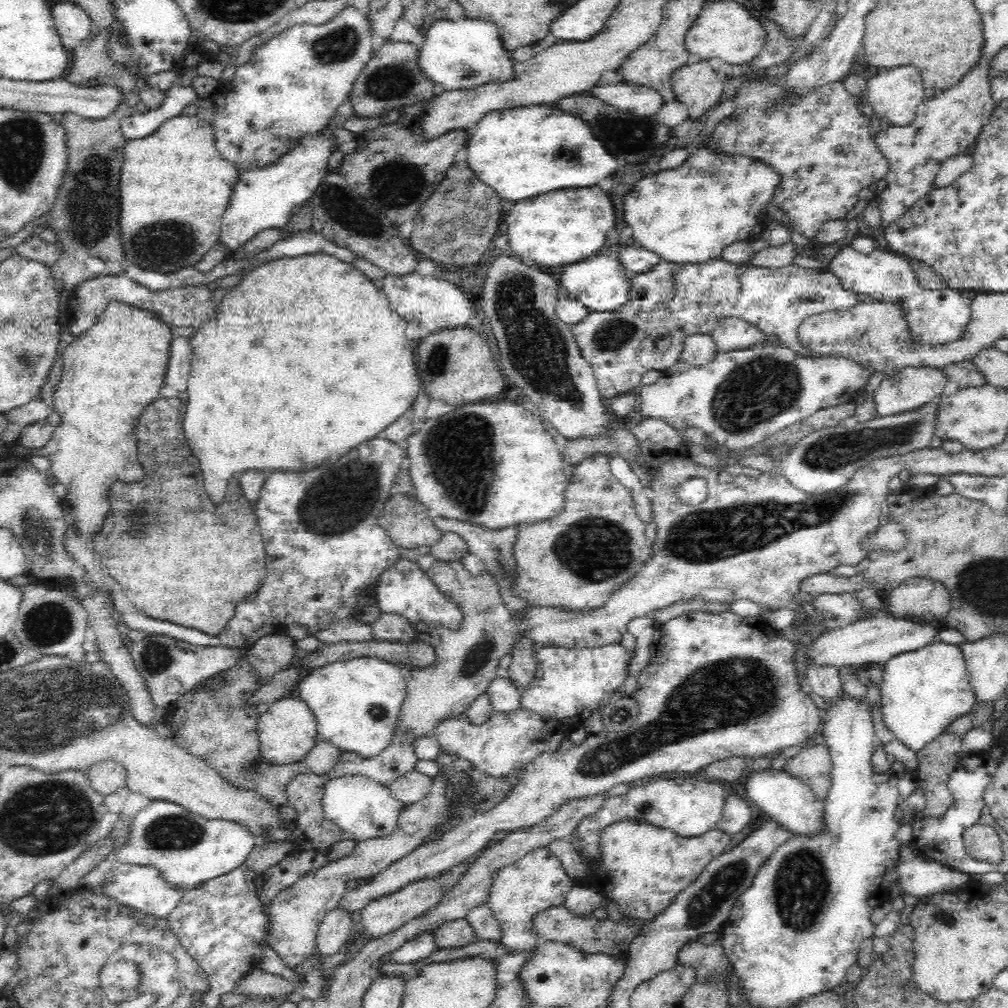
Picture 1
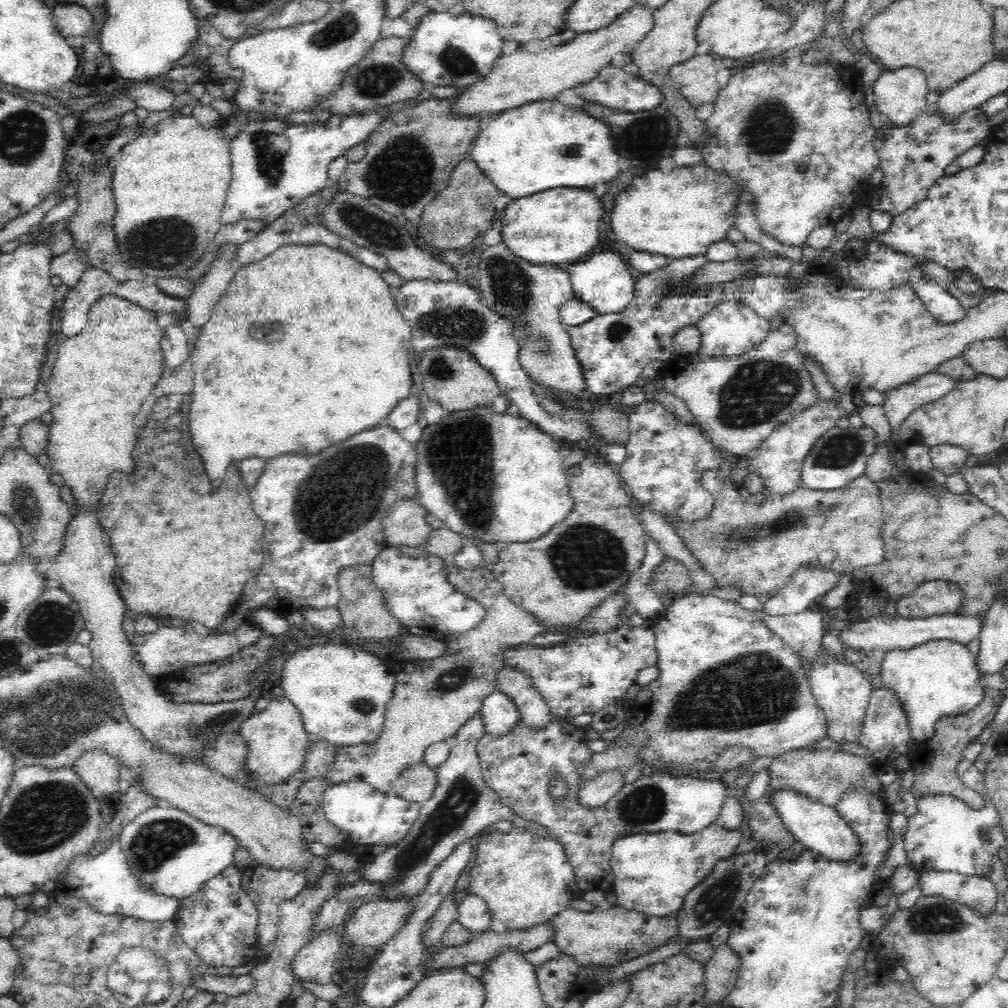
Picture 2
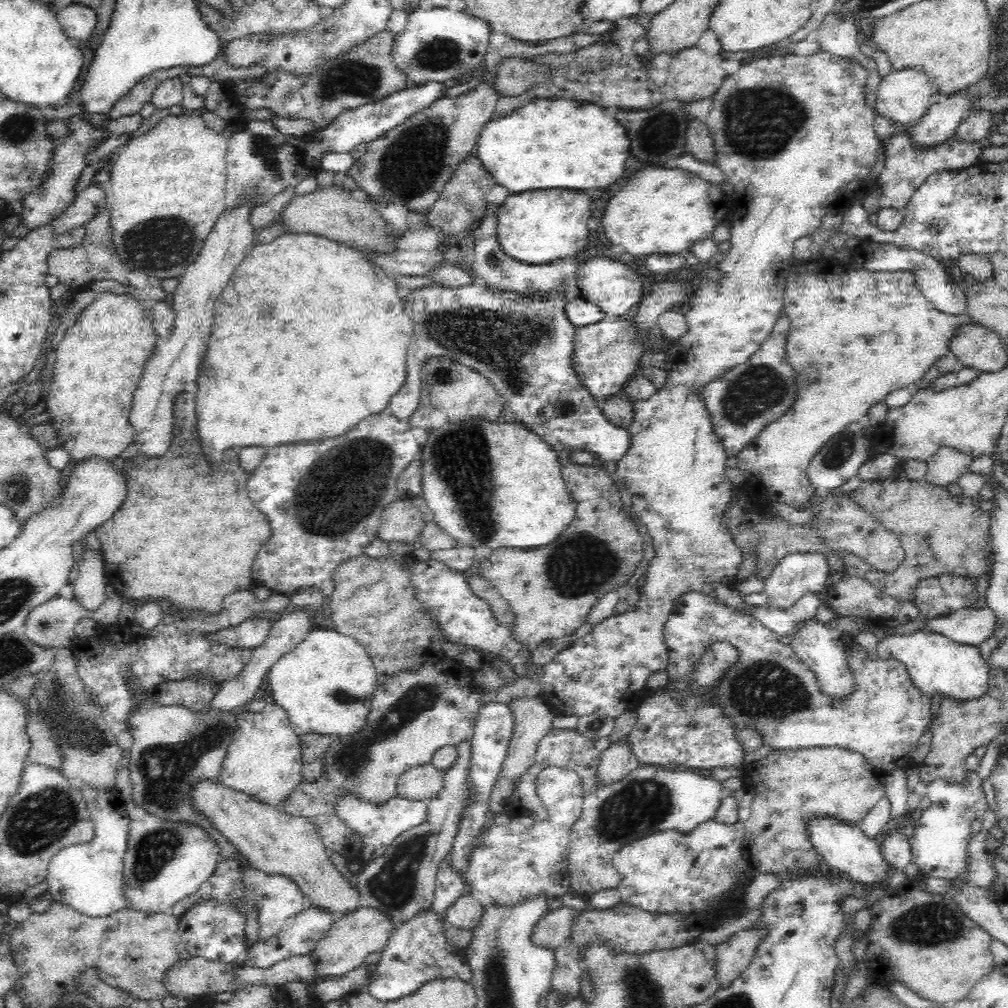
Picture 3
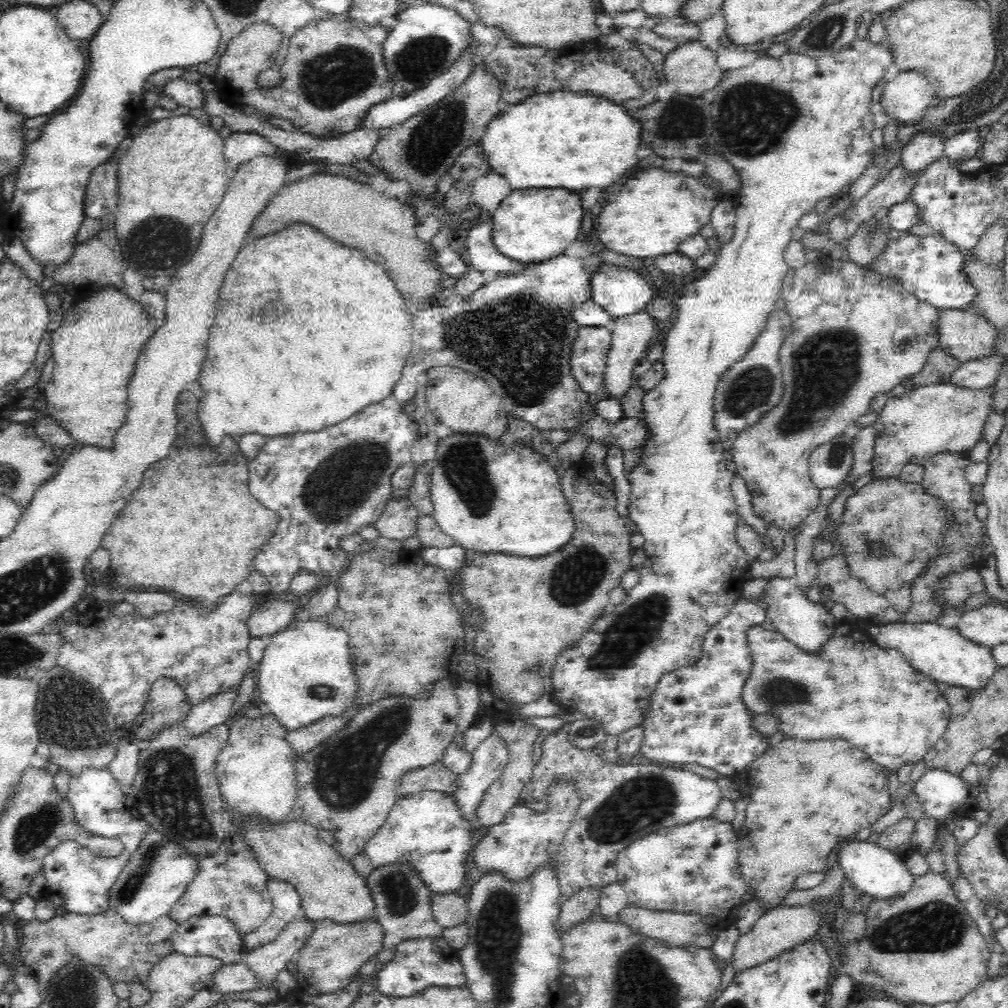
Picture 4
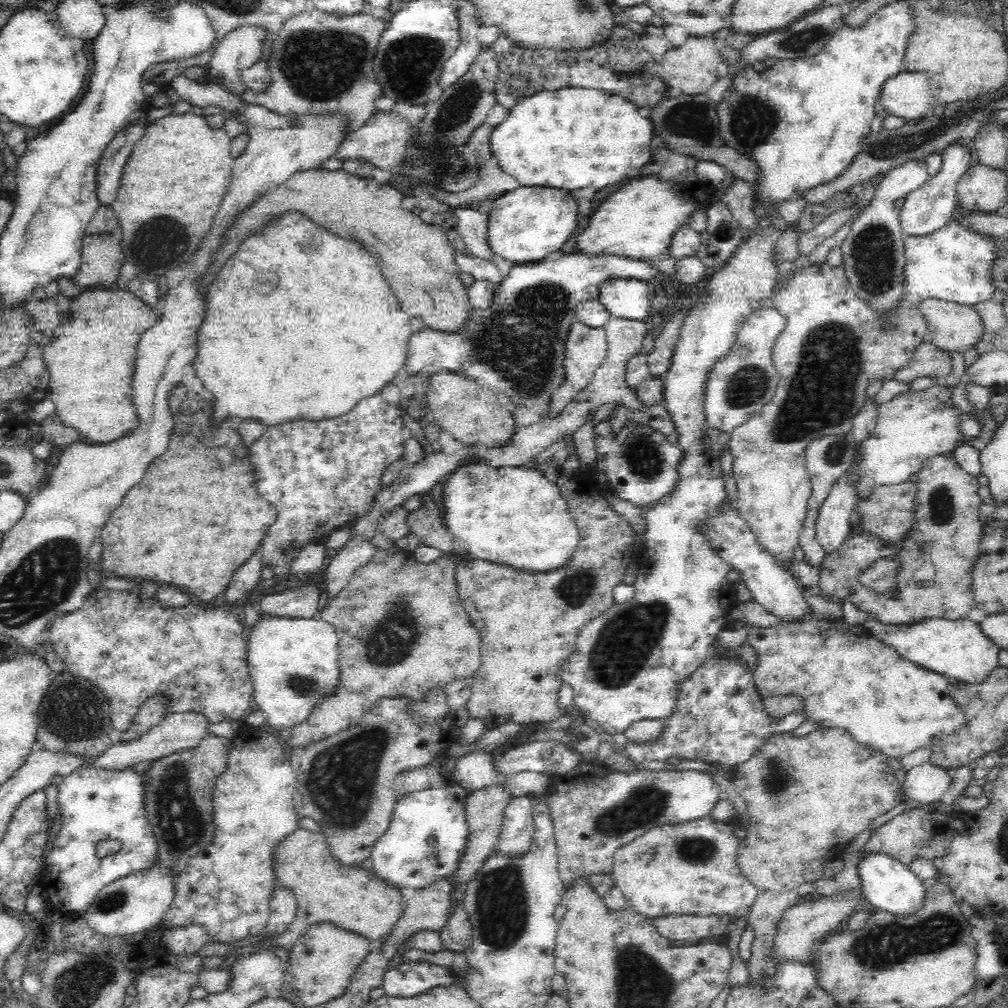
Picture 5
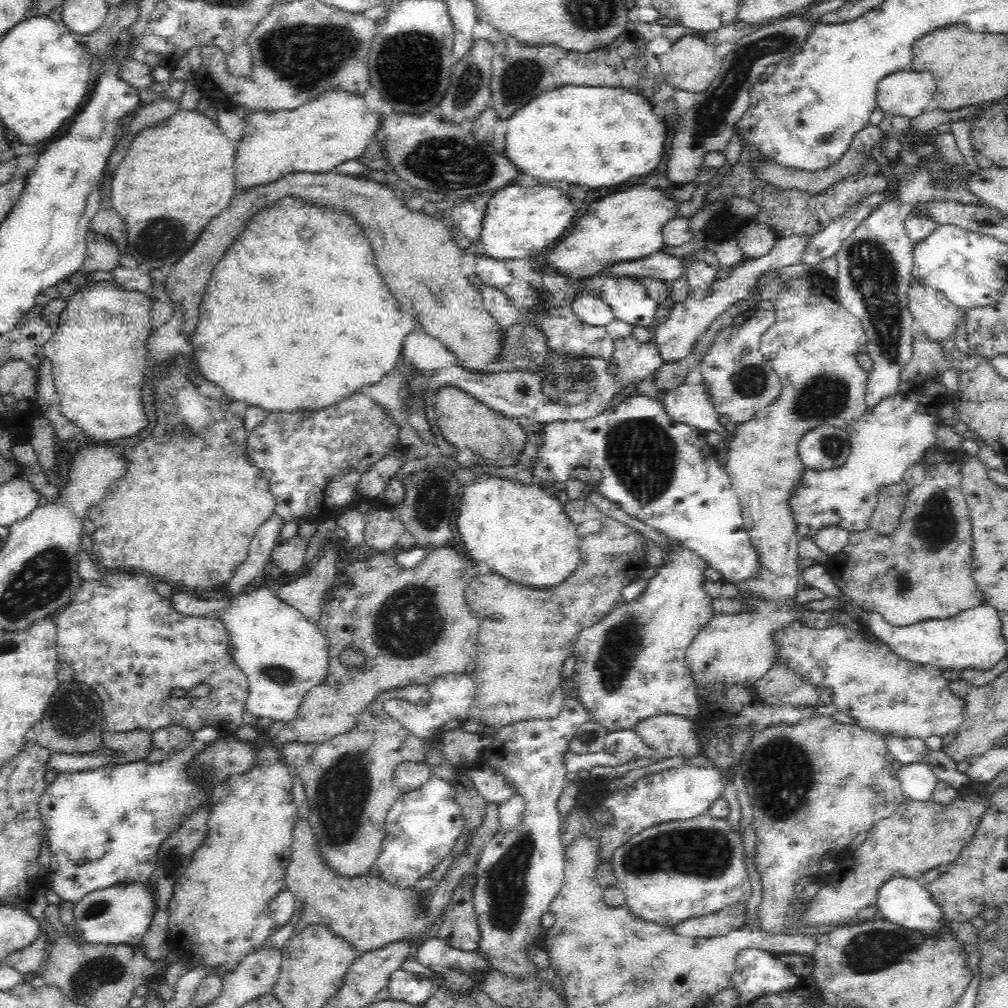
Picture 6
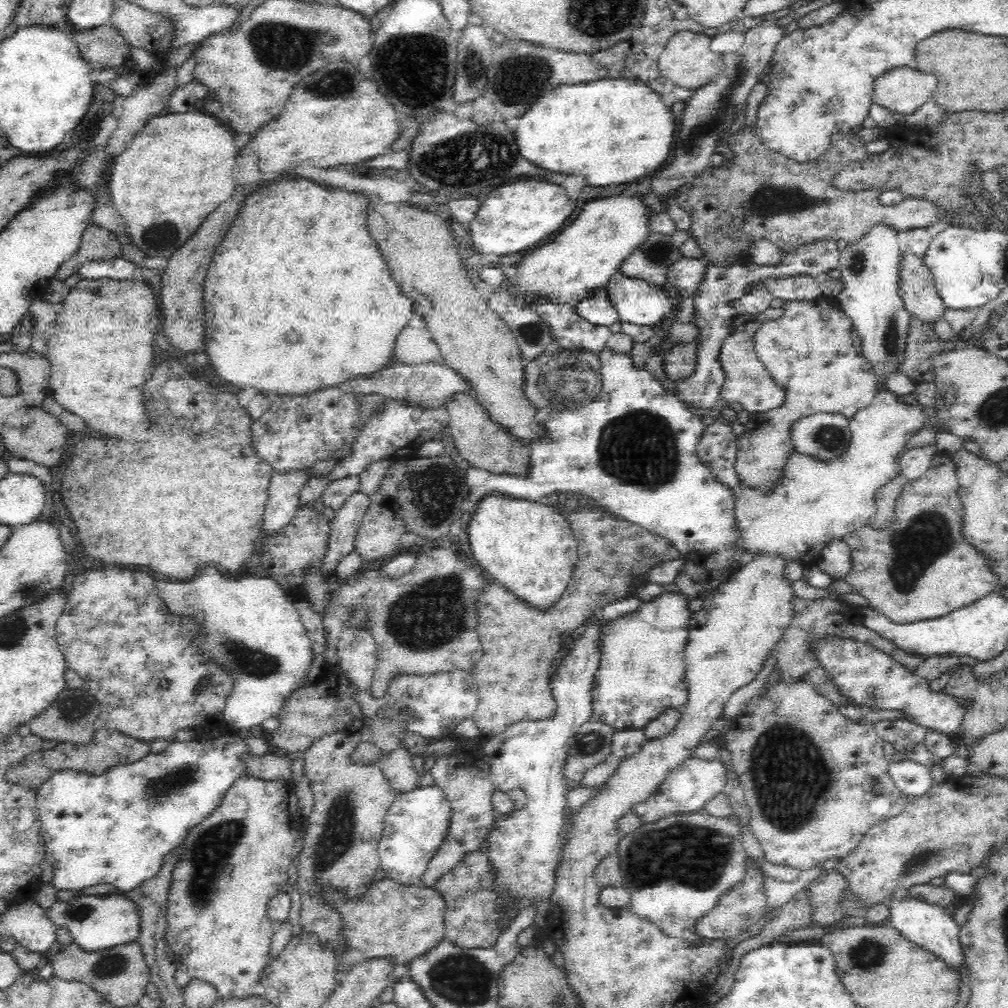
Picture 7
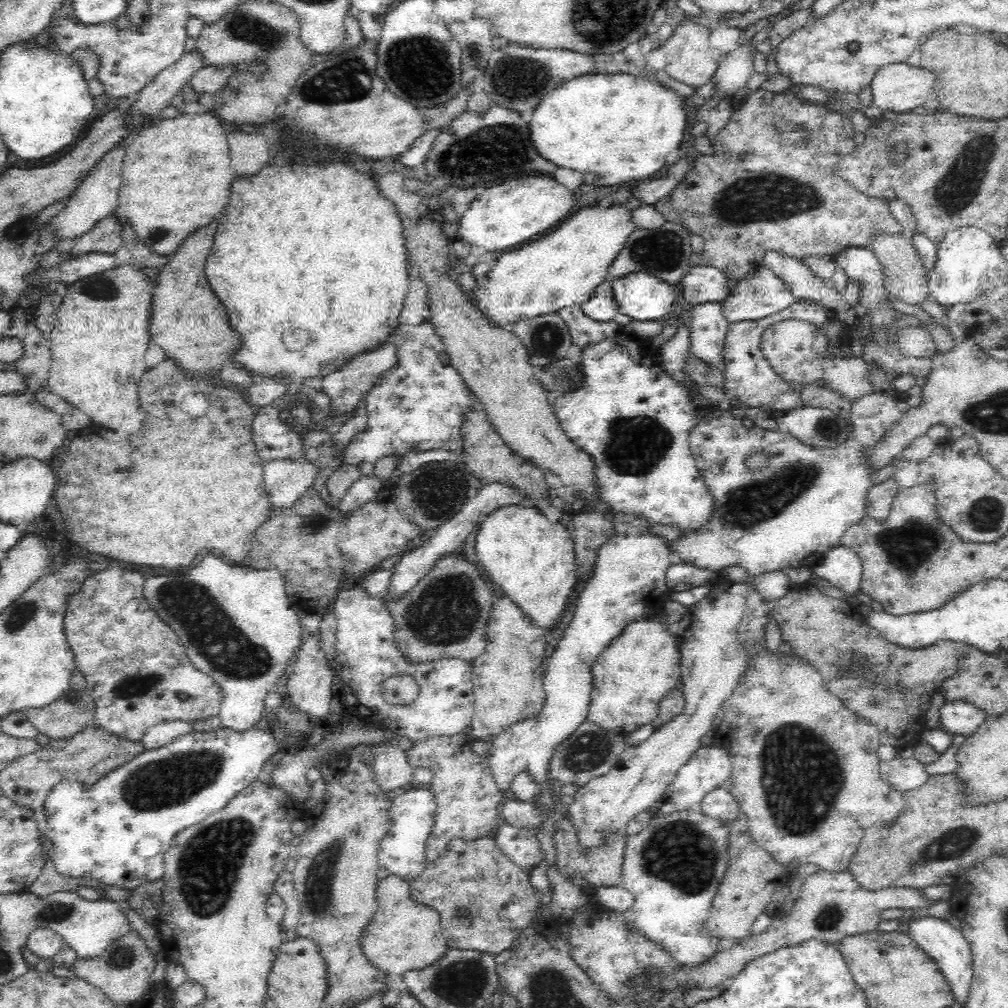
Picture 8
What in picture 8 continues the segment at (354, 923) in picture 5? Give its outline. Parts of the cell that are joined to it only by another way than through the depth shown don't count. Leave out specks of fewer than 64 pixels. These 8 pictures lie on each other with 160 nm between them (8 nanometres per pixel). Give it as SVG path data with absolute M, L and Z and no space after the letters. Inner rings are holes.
M391 874L378 882L376 900L378 910L372 923L362 934L362 951L372 966L386 975L403 976L412 970L424 970L442 960L449 946L442 933L440 916L431 908L411 898L409 882Z

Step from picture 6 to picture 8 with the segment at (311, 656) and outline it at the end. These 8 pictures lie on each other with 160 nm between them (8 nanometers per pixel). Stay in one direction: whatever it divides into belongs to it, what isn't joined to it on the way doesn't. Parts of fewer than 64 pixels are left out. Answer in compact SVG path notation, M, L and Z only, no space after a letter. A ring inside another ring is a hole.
M206 554L204 560L186 574L145 577L143 592L150 608L178 635L190 663L212 677L220 686L223 697L217 716L221 718L223 727L244 732L252 725L263 722L264 700L270 692L276 692L276 680L290 669L290 658L302 644L298 613L288 600L284 588L285 580L277 569L228 566L214 554Z

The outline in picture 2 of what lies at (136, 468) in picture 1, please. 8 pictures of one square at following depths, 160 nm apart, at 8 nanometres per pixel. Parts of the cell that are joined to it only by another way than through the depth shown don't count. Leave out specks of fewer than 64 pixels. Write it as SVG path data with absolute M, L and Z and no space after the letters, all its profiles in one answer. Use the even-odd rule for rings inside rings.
M105 294L90 308L87 314L86 326L76 336L60 339L59 350L53 366L51 377L48 379L47 392L51 401L52 422L49 425L49 446L47 465L52 473L62 475L64 484L68 486L74 498L76 513L67 526L63 545L52 561L45 564L48 580L57 581L61 588L79 604L80 612L86 621L85 628L91 632L89 648L95 665L104 667L113 680L116 692L119 694L125 717L129 723L139 730L153 750L161 754L169 754L181 760L199 760L201 763L206 755L204 750L212 746L216 738L224 734L234 734L239 730L241 722L250 716L257 698L246 697L228 702L200 705L196 703L176 703L168 701L155 687L142 664L134 658L133 647L124 635L122 621L124 618L125 602L118 594L112 577L115 569L115 558L109 544L109 538L98 526L97 492L104 490L108 475L115 470L131 471L133 469L134 452L139 438L134 428L134 418L138 416L142 402L154 390L160 380L163 366L163 350L161 336L163 329L157 323L155 314L135 302L129 301L120 294Z

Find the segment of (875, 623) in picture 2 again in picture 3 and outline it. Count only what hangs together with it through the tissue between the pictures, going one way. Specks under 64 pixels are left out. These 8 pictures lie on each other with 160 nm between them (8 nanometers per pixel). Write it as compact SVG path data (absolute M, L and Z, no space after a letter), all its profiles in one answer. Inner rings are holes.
M970 606L955 610L954 612L948 613L946 616L928 619L922 629L936 631L960 644L980 646L982 642L986 642L988 638L993 638L994 634L1000 630L1000 619L998 619L998 615L994 613L994 610L990 609L988 606L978 609Z

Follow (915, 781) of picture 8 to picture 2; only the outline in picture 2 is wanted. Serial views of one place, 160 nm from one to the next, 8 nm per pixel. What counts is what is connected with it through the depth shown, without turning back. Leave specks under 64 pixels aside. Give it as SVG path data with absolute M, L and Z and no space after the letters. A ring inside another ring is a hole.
M962 759L957 766L958 775L964 785L979 792L984 797L984 806L979 809L970 807L964 799L950 794L933 794L921 796L917 799L917 810L909 818L906 834L903 836L903 845L911 868L918 874L945 871L963 876L984 876L986 870L992 867L993 856L998 855L998 850L1004 844L1005 834L999 825L999 816L996 805L992 802L985 785L985 775L974 766L973 762Z

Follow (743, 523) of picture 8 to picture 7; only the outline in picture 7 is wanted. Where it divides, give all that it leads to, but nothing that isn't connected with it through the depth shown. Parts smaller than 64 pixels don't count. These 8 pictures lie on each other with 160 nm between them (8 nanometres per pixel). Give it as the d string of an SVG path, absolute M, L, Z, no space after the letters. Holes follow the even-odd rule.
M880 390L868 407L858 410L849 419L852 439L844 454L831 461L823 461L814 456L800 454L795 450L783 462L781 473L769 489L746 485L736 472L735 462L741 439L734 434L727 415L714 420L710 426L704 427L699 438L700 442L696 446L696 457L700 459L700 464L703 464L735 498L733 500L734 546L740 552L746 552L752 557L762 556L762 554L763 556L777 556L786 563L798 562L802 568L808 569L821 558L822 550L830 542L843 540L847 532L860 530L868 525L869 519L877 509L874 500L875 492L900 472L898 461L901 459L901 454L905 452L910 438L927 424L927 415L928 411L923 410L919 402L912 402L910 396L894 395Z

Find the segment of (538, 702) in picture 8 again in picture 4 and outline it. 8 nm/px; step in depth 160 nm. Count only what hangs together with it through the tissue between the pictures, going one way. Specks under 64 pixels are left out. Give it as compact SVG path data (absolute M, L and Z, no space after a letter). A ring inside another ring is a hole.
M573 466L572 470L559 477L559 481L576 525L572 540L564 546L564 550L560 550L560 554L554 552L554 556L550 554L542 558L522 558L487 553L476 556L470 564L465 563L457 572L461 594L471 612L481 620L472 640L478 667L475 683L481 696L482 708L495 717L492 719L494 725L513 718L512 706L526 706L555 692L551 674L556 660L568 648L576 646L593 622L610 607L610 590L620 586L620 578L630 569L630 558L634 552L630 537L634 528L618 515L614 491L604 483L600 484L592 470L582 472L582 476L574 480Z

